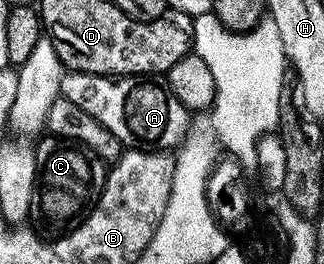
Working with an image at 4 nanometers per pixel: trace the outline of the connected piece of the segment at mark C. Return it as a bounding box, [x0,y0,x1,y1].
[29,136,108,240]

